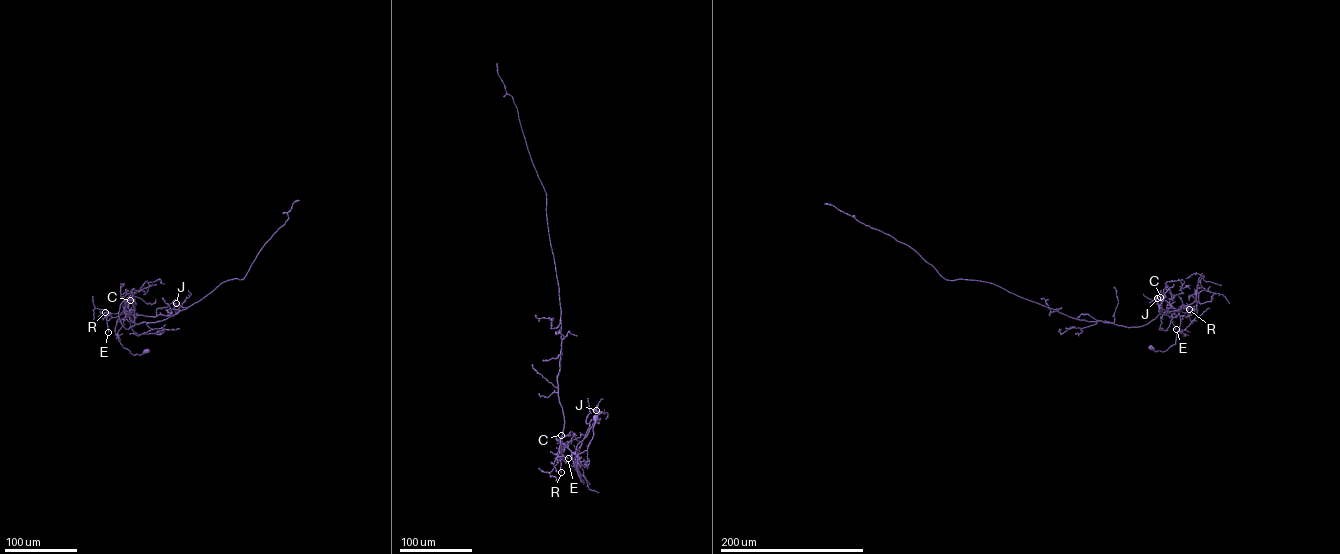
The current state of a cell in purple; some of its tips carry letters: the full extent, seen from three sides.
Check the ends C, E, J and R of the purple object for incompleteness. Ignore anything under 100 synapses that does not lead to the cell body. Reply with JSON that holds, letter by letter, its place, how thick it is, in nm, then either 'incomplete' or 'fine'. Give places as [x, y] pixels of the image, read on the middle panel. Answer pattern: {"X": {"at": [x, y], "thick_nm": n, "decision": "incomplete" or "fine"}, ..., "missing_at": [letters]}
{"C": {"at": [561, 435], "thick_nm": 360, "decision": "fine"}, "E": {"at": [568, 458], "thick_nm": 650, "decision": "fine"}, "J": {"at": [596, 410], "thick_nm": 140, "decision": "fine"}, "R": {"at": [561, 472], "thick_nm": 280, "decision": "incomplete"}, "missing_at": ["R"]}

